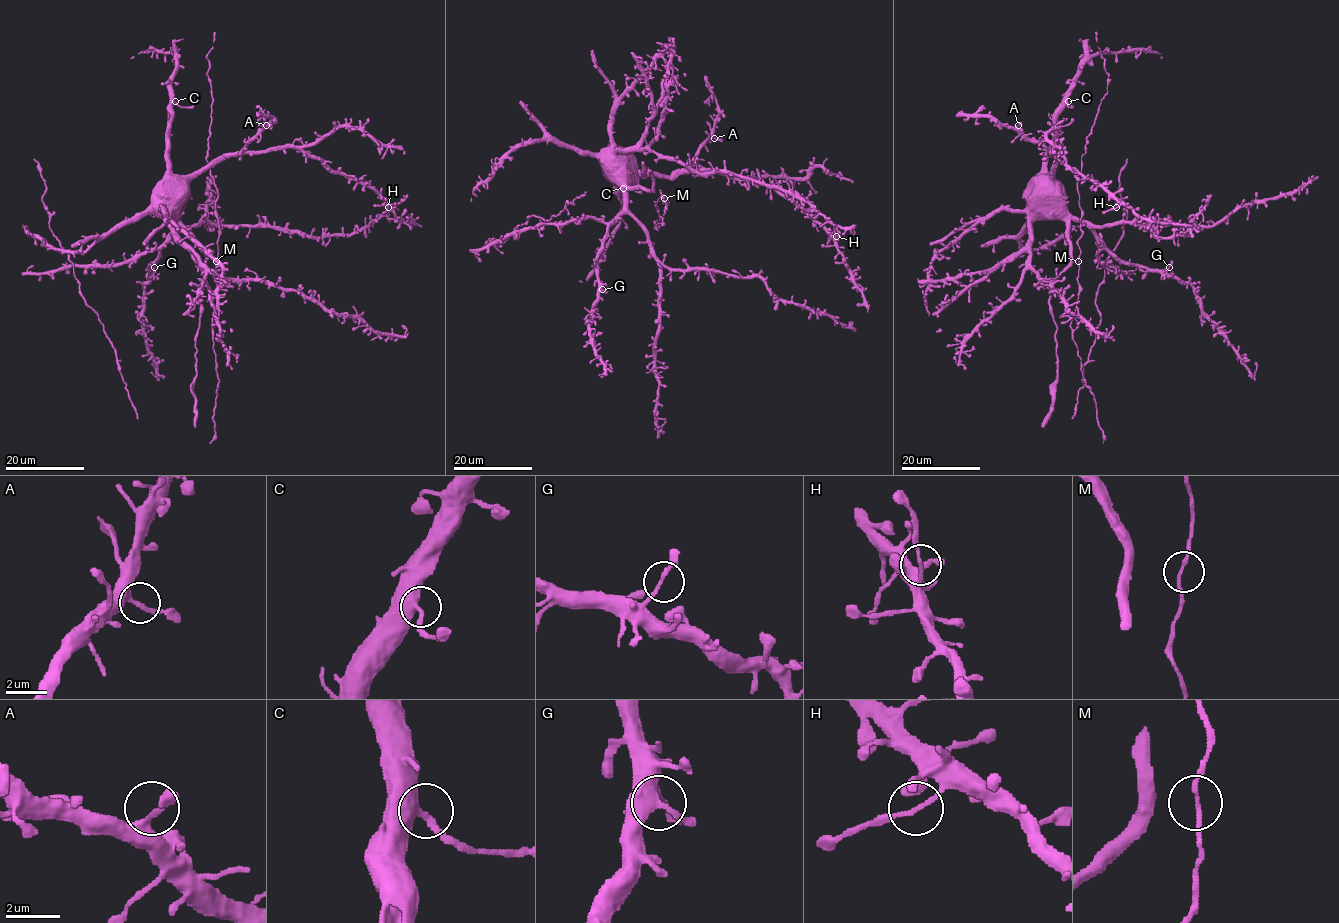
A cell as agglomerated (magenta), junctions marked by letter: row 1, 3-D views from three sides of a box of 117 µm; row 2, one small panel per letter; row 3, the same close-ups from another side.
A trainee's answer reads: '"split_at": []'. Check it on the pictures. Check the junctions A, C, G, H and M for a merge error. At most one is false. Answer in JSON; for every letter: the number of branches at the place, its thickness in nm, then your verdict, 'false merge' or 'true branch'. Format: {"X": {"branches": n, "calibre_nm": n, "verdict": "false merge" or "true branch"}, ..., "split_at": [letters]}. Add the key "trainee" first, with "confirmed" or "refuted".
{"trainee": "refuted", "A": {"branches": 2, "calibre_nm": 190, "verdict": "true branch"}, "C": {"branches": 2, "calibre_nm": 340, "verdict": "true branch"}, "G": {"branches": 2, "calibre_nm": 180, "verdict": "true branch"}, "H": {"branches": 2, "calibre_nm": 150, "verdict": "false merge"}, "M": {"branches": 2, "calibre_nm": 150, "verdict": "true branch"}, "split_at": ["H"]}

